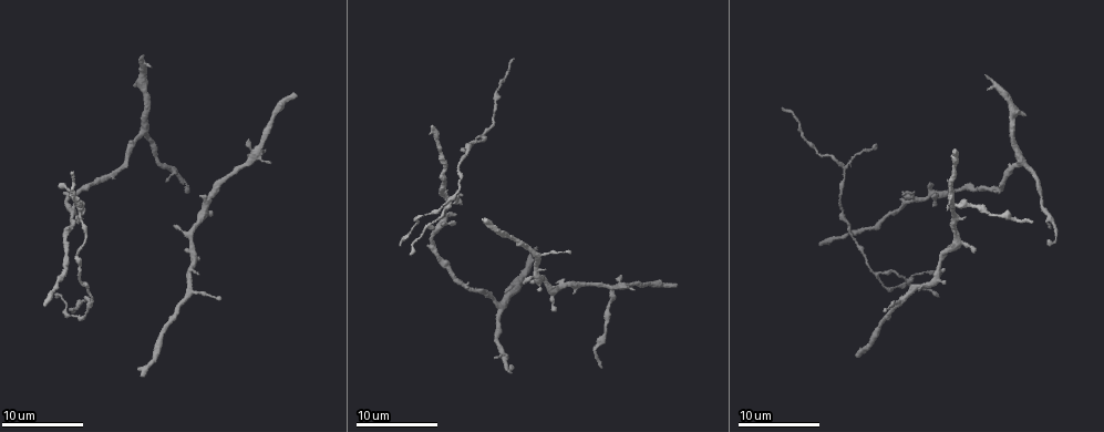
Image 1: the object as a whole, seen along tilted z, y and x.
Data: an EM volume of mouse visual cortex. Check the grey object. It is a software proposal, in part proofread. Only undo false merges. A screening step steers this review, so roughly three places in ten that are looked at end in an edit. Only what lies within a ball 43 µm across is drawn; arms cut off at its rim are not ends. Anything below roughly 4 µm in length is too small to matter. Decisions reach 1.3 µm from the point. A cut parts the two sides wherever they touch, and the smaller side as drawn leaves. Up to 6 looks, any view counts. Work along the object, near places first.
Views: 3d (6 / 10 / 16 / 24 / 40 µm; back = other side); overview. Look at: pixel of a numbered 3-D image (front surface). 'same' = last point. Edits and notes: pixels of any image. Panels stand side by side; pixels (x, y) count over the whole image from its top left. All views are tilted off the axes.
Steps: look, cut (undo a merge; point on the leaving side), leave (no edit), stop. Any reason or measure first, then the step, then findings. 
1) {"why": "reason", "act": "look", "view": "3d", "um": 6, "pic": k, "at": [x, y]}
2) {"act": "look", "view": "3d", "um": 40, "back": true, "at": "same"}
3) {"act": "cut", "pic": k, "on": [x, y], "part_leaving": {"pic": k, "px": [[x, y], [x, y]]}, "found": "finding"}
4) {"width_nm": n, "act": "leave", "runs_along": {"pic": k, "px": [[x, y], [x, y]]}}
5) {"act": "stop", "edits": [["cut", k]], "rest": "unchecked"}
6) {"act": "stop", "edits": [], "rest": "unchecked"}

{"why": "three-way junction", "act": "look", "view": "3d", "um": 6, "pic": 1, "at": [851, 237]}

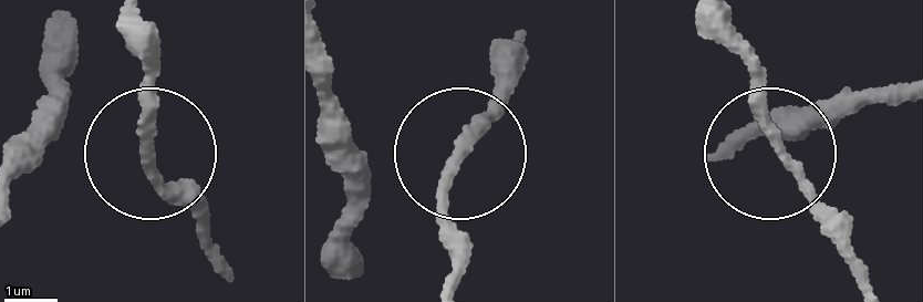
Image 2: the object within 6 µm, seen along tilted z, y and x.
{"act": "leave", "runs_along": {"pic": 2, "px": [[453, 285], [446, 206], [493, 90]]}, "found": "one neuron here"}

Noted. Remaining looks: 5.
{"why": "three-way junction", "act": "look", "view": "3d", "um": 10, "pic": 1, "at": [846, 163]}

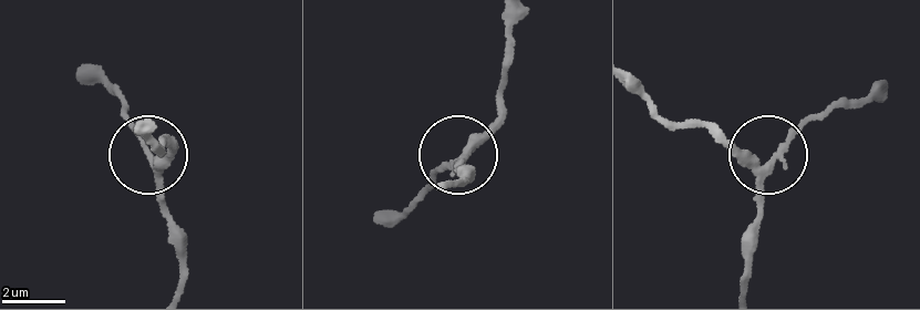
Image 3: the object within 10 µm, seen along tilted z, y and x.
{"act": "leave", "runs_along": {"pic": 3, "px": [[177, 287], [179, 231], [122, 99]]}, "found": "all the same neuron"}

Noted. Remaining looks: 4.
{"why": "three-way junction", "act": "look", "view": "3d", "um": 6, "pic": 1, "at": [248, 164]}

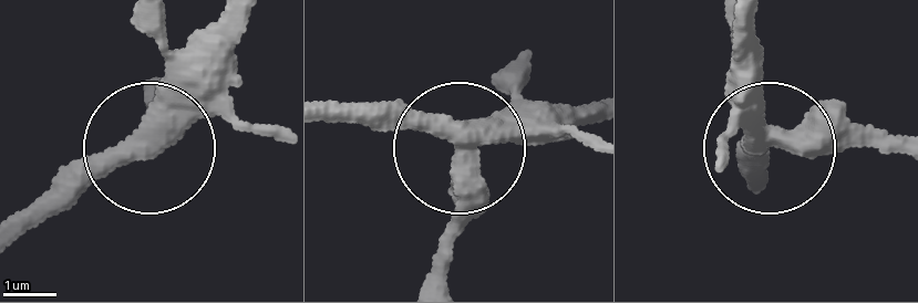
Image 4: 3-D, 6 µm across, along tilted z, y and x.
{"arms": 3, "act": "cut", "pic": 4, "on": [845, 110], "part_leaving": {"pic": 4, "px": [[770, 138], [898, 152]]}, "found": "two neurons meet here"}

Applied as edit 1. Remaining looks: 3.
{"act": "stop", "edits": [["cut", 4]], "rest": "unchecked"}

